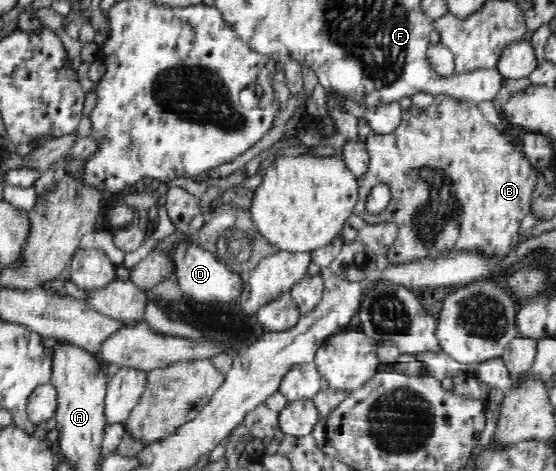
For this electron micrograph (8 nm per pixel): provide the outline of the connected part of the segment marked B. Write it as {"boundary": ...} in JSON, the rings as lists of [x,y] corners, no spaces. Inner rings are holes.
{"boundary":[[[438,94],[433,99],[433,102],[425,108],[419,108],[412,105],[410,108],[402,110],[402,122],[399,128],[392,134],[377,135],[373,132],[369,133],[367,139],[364,140],[366,150],[370,155],[369,171],[363,179],[359,179],[359,197],[358,204],[355,206],[353,213],[365,219],[369,223],[380,223],[385,221],[393,221],[399,225],[399,232],[397,232],[397,240],[393,246],[386,253],[388,261],[394,264],[403,264],[410,260],[417,258],[437,258],[437,256],[455,254],[459,250],[469,250],[469,248],[480,248],[480,252],[484,252],[486,256],[505,256],[513,245],[519,242],[519,230],[523,217],[531,217],[531,204],[533,204],[533,192],[535,192],[535,185],[537,184],[537,173],[540,169],[533,167],[527,158],[523,155],[520,146],[513,146],[507,136],[501,134],[497,128],[488,122],[483,117],[477,104],[471,101],[463,101],[453,98],[448,94]],[[378,185],[385,185],[391,191],[391,200],[385,210],[378,213],[371,213],[367,211],[367,200],[371,195],[371,190]]]}

